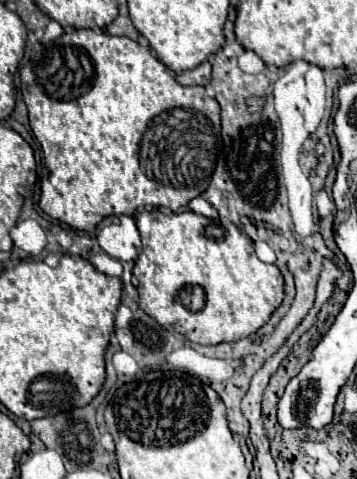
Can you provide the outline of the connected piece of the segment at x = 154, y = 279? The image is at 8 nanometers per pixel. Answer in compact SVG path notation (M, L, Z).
M152 210L138 214L136 224L142 236L142 252L134 264L134 276L138 278L140 292L138 304L166 330L178 332L190 342L206 346L236 342L254 334L280 306L284 298L284 280L280 270L274 264L260 262L252 240L242 236L230 220L220 222L194 212L165 214Z

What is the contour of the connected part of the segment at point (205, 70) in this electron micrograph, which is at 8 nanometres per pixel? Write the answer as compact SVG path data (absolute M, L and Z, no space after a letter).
M202 62L200 66L196 66L196 68L192 68L192 70L186 70L186 72L178 74L176 80L178 80L182 86L194 86L194 84L206 86L206 84L210 82L210 72L212 72L210 62Z

